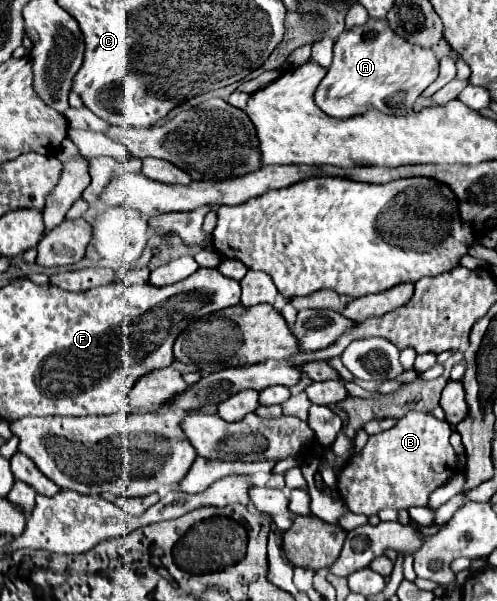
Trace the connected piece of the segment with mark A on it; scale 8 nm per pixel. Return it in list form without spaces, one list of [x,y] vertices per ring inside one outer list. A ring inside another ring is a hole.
[[[370,18],[364,26],[356,26],[340,34],[334,44],[334,60],[322,78],[314,102],[334,118],[348,118],[368,110],[406,116],[422,90],[438,76],[438,58],[432,50],[404,42],[392,34],[386,20]]]

